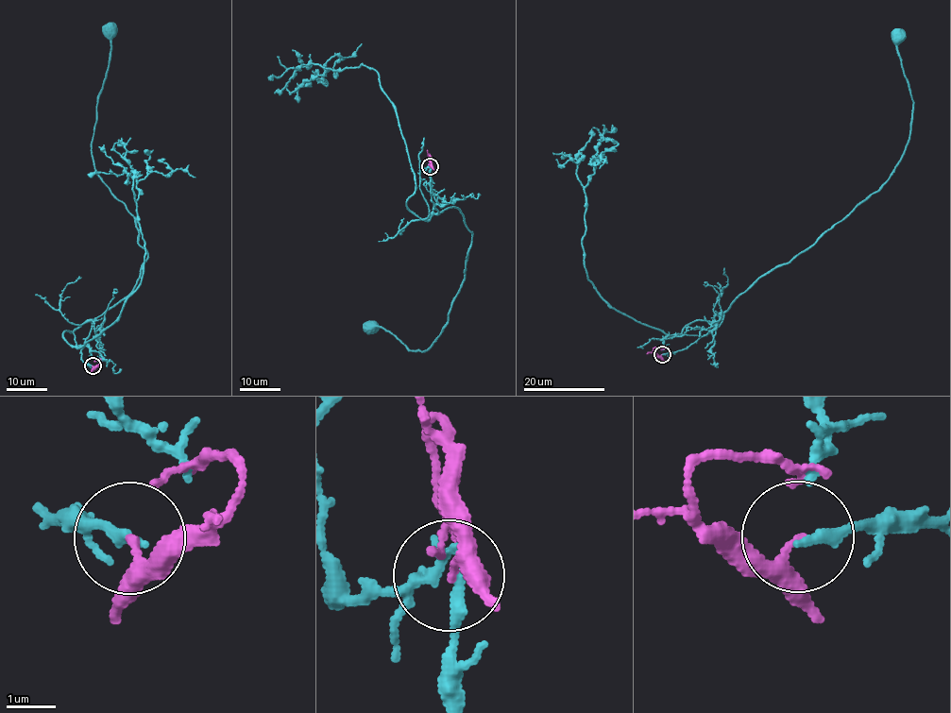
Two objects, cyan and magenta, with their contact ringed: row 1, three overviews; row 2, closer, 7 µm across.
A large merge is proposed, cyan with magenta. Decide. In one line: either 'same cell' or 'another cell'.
another cell

